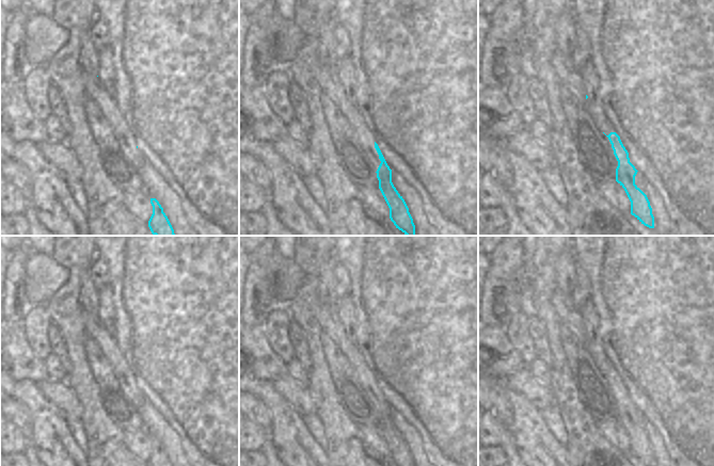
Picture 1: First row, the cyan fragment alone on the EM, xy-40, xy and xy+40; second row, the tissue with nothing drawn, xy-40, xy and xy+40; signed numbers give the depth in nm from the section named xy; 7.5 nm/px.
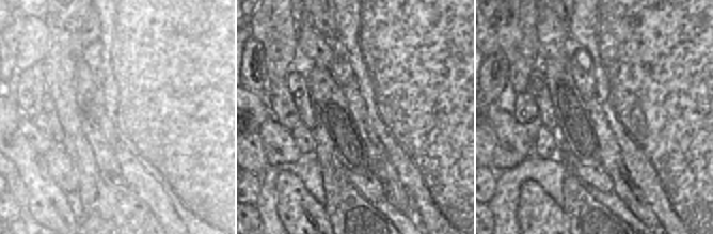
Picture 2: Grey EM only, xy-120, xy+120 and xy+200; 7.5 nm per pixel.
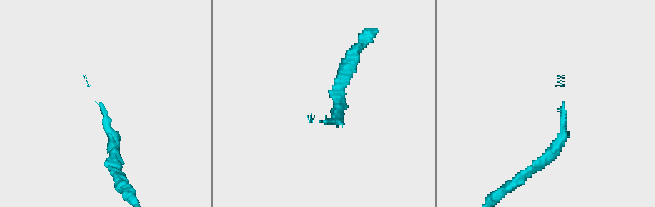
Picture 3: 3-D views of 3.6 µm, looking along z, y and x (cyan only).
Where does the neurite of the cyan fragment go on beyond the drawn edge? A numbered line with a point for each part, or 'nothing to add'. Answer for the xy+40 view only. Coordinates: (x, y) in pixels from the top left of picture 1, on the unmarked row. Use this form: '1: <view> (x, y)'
1: xy+40 (605, 376)

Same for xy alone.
1: xy (329, 319)

